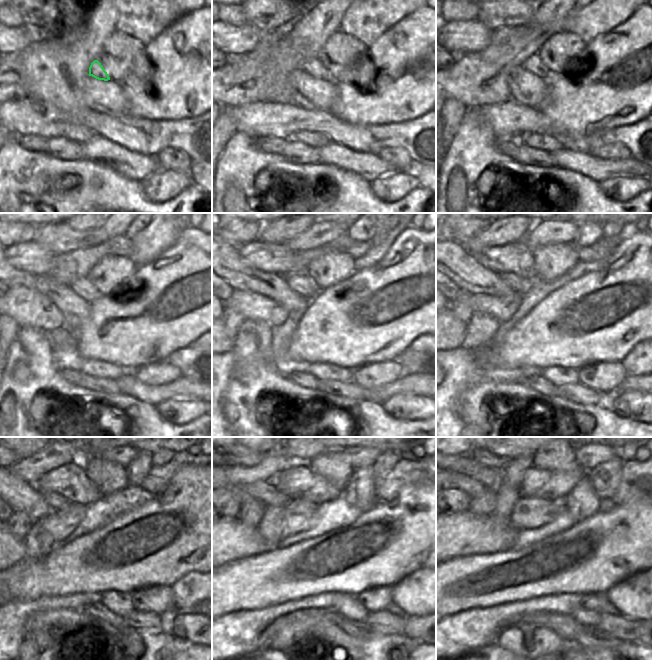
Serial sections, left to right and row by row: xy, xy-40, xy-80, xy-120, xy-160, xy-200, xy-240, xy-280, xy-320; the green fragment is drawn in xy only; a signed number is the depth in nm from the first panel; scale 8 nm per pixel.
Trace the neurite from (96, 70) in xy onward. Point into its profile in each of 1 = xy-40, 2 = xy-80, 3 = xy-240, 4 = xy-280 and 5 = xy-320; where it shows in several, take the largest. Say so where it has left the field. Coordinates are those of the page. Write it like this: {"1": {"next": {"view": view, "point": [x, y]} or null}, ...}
{"1": {"next": {"view": "xy-40", "point": [313, 67]}}, "2": {"next": {"view": "xy-80", "point": [533, 64]}}, "3": {"next": {"view": "xy-240", "point": [58, 502]}}, "4": {"next": {"view": "xy-280", "point": [262, 491]}}, "5": {"next": {"view": "xy-320", "point": [456, 480]}}}

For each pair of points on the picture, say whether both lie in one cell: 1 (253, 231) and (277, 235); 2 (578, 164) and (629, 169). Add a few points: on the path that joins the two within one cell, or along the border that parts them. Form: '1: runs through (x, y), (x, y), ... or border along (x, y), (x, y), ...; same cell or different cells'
1: border along (263, 224), (263, 228), (257, 238); different cells
2: runs through (591, 167), (616, 168); same cell

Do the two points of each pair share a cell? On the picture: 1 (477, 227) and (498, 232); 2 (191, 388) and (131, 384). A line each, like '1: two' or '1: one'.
1: two
2: one

